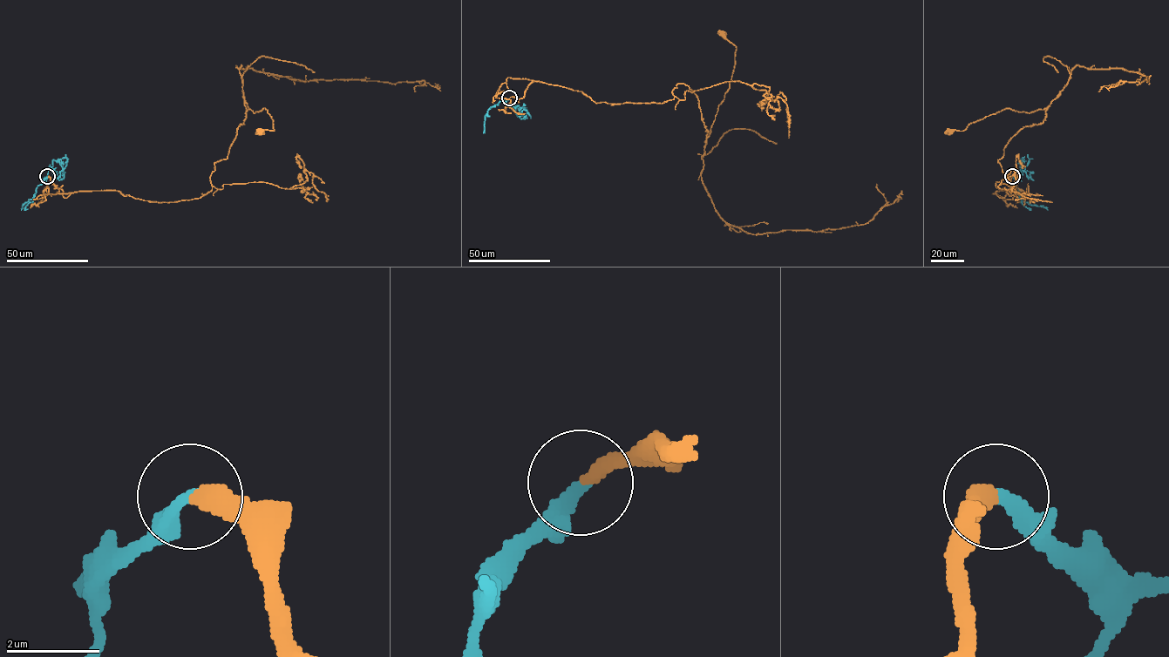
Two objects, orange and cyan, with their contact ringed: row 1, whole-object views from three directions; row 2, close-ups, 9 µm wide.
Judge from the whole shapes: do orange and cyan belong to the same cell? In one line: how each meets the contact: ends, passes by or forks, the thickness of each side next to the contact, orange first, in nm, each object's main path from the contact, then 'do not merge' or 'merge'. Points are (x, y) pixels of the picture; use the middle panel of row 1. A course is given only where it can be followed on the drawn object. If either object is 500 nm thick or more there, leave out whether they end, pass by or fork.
orange ends | cyan ends | 360/280 nm | orange via (509, 98), (536, 81), (596, 103), (661, 103), (685, 84), (707, 137), (735, 64), (736, 47), (722, 34) | cyan via (509, 98), (506, 105), (524, 108), (527, 113) | merge

